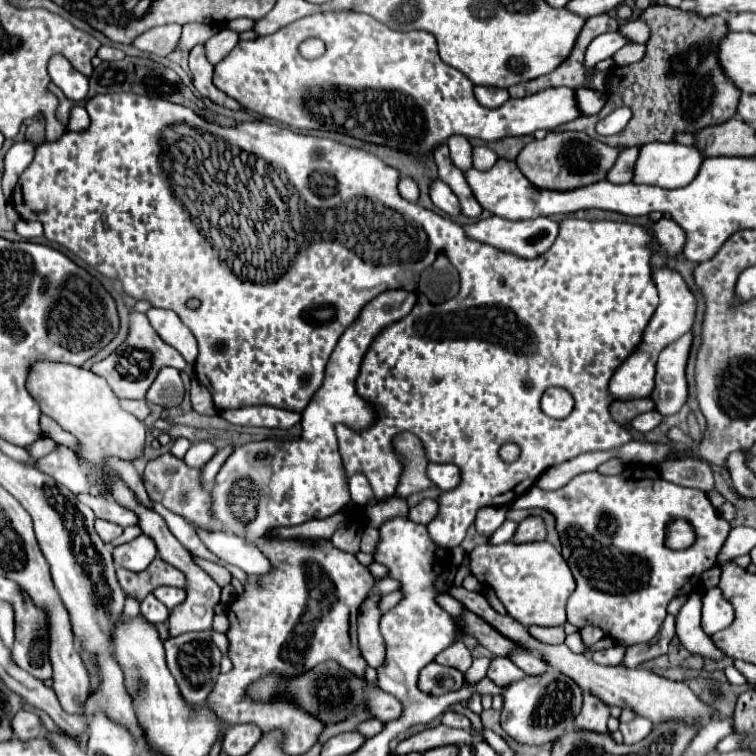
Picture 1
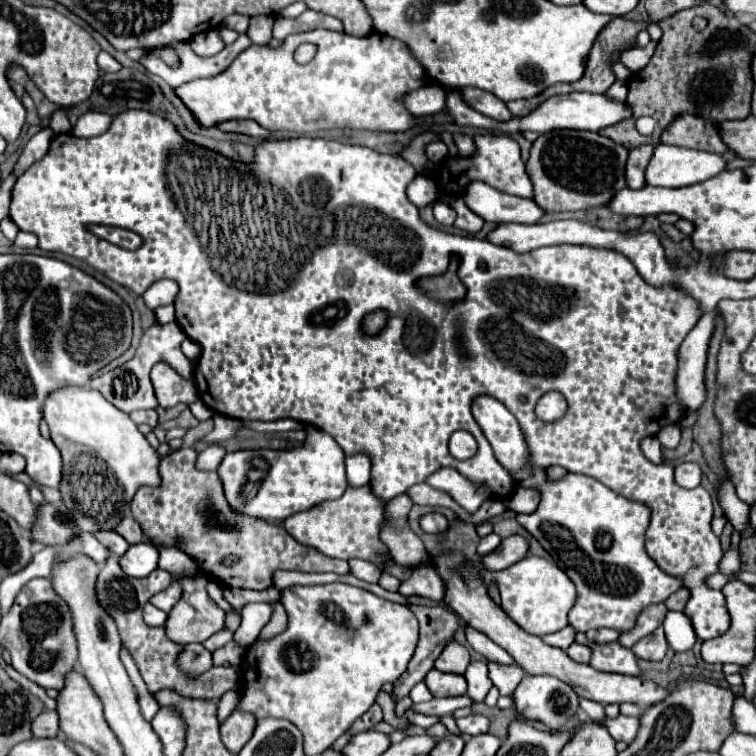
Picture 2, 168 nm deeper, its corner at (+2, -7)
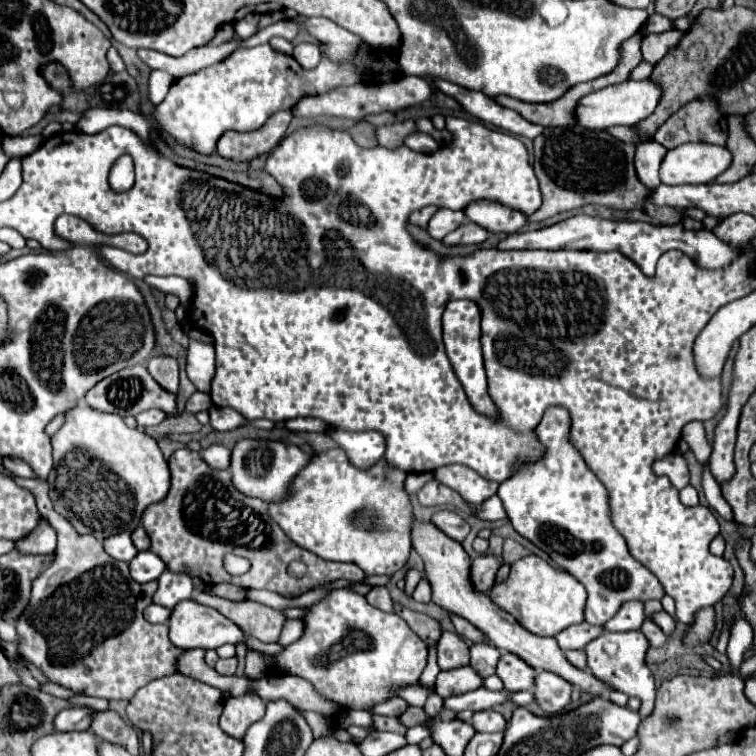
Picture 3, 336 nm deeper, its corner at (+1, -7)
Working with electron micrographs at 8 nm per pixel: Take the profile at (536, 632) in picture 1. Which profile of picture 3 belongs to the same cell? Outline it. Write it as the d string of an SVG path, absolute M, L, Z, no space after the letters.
M581 622L577 626L569 626L567 630L559 632L555 640L559 642L563 650L583 650L585 644L595 640L601 632L603 632L603 626L591 626L591 624Z

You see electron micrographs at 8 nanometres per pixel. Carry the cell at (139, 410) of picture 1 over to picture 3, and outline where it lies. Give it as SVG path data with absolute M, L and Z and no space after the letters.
M145 410L137 416L137 424L147 428L147 426L157 426L167 418L167 414L163 410Z

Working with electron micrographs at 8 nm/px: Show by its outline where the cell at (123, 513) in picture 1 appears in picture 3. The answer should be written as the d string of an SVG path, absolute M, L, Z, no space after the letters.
M139 526L139 528L133 532L133 544L137 546L137 550L149 550L151 540L149 540L149 536L147 536L147 532L145 532L143 526Z

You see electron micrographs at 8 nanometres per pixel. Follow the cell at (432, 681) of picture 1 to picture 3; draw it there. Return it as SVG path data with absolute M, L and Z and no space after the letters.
M471 666L439 672L437 682L435 682L435 690L441 698L465 694L465 692L471 692L481 686L483 686L483 678L477 672L473 672Z

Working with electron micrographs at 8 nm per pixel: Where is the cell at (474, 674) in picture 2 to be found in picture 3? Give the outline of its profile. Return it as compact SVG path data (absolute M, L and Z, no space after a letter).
M471 644L471 666L481 678L495 674L499 656L501 652L493 644Z

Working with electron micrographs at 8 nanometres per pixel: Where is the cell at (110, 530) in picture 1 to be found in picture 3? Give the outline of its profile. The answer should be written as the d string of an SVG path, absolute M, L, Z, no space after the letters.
M121 532L119 536L109 536L107 540L103 540L103 548L115 560L123 560L123 562L131 562L139 552L131 542L131 534L127 532Z

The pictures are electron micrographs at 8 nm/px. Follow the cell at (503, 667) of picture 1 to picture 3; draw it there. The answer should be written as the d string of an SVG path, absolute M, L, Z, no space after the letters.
M503 652L501 658L499 658L499 664L497 664L497 676L503 680L507 690L519 692L519 690L531 690L531 688L535 688L537 670L531 668L517 654Z

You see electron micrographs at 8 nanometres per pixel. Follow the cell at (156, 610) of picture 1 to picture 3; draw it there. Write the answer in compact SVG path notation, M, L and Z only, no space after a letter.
M151 604L147 610L145 610L145 620L151 622L151 624L165 624L171 616L171 610L169 608L163 608L159 604Z

